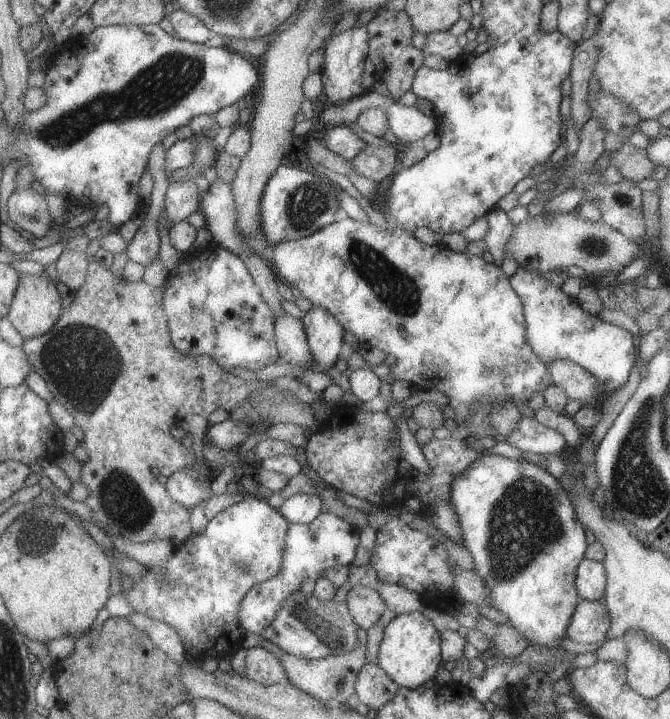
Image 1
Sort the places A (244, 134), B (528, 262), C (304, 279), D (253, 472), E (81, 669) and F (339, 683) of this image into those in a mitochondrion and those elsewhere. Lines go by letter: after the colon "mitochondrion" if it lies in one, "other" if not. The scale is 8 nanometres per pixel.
A: other
B: other
C: other
D: other
E: other
F: mitochondrion

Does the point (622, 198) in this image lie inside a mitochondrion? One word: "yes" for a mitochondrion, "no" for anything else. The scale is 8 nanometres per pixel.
yes

